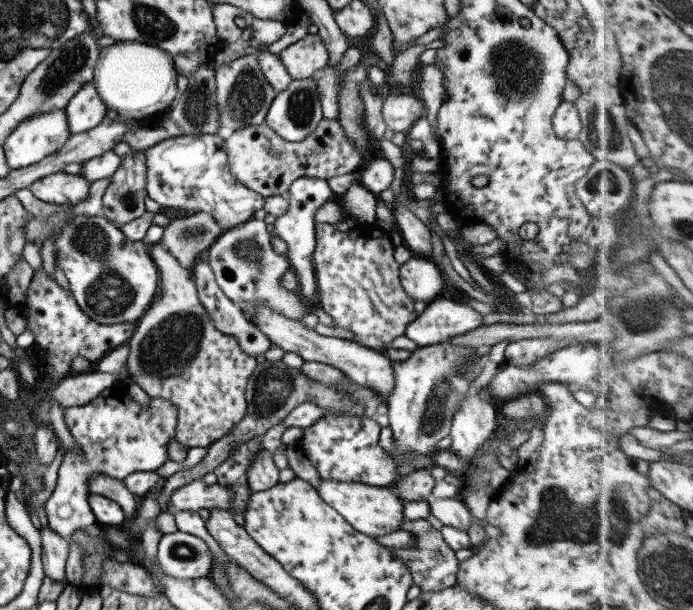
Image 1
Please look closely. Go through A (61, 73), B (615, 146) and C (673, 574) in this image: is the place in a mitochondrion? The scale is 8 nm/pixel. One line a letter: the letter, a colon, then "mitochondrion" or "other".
A: mitochondrion
B: mitochondrion
C: mitochondrion

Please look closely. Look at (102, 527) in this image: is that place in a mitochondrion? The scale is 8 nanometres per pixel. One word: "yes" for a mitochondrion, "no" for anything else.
no

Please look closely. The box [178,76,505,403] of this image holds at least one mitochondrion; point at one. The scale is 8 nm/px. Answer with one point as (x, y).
(198, 110)

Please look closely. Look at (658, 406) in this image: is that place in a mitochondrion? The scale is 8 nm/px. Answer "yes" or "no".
no

